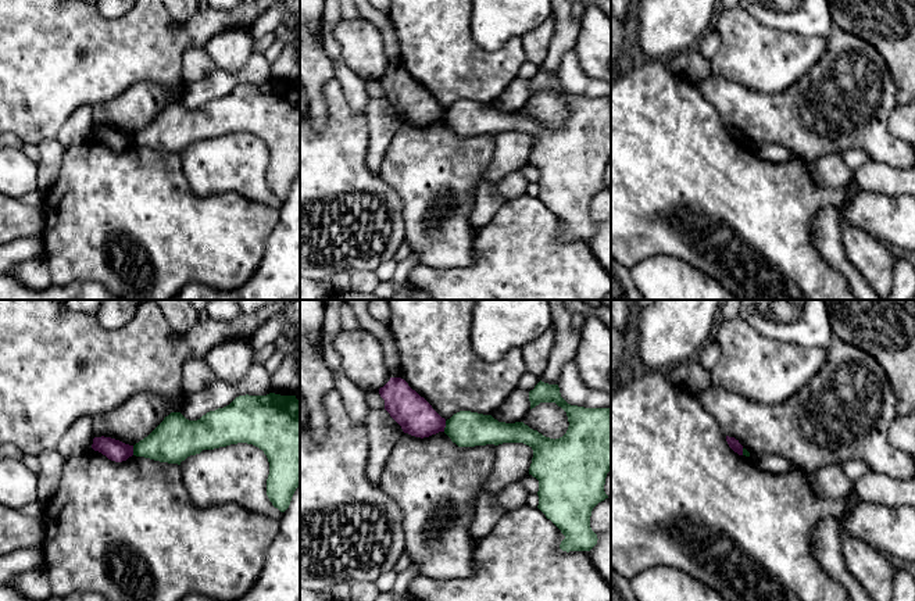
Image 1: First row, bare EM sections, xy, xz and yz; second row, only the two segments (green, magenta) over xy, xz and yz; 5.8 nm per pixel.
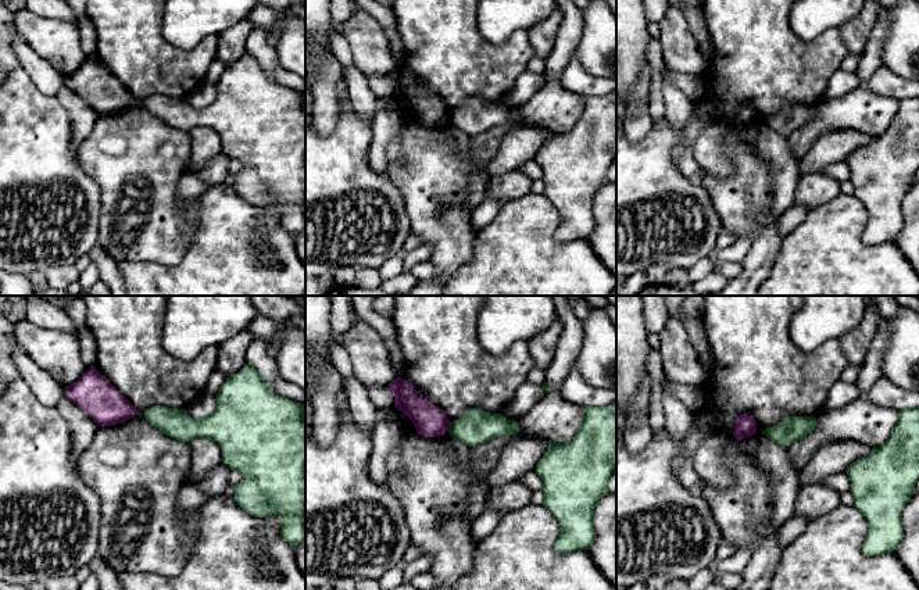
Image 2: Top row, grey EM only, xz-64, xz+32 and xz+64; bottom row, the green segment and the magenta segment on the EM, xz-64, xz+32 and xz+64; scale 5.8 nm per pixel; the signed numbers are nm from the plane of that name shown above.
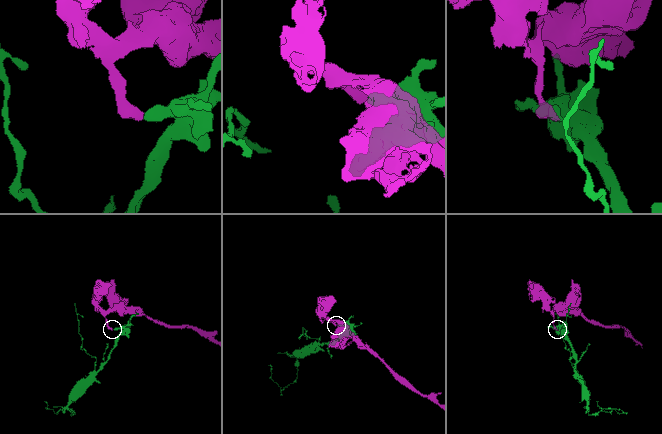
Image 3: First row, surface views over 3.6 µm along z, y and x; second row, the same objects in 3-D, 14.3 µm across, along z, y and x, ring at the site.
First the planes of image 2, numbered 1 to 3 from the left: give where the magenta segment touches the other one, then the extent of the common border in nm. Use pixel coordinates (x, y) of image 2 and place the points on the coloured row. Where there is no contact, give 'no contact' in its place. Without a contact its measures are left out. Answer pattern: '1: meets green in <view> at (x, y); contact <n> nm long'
1: no contact
2: meets green in xz+32 at (450, 426); contact 60 nm long
3: no contact

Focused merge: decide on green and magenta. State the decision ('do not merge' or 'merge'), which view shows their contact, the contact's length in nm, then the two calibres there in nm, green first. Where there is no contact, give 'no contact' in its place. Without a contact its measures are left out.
do not merge; meets green in xz; contact 70 nm long; 200 nm thick on the green side, 220 nm on the other

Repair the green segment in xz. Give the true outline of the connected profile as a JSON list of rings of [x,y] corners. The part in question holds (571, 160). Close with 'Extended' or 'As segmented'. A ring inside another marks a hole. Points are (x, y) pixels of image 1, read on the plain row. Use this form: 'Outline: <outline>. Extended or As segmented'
Outline: [[[539,71],[529,81],[530,99],[540,92],[555,92],[568,105],[568,119],[560,128],[550,128],[530,118],[523,111],[498,111],[492,104],[460,100],[446,110],[444,122],[458,136],[523,132],[533,139],[529,164],[539,169],[537,197],[565,225],[562,240],[590,240],[597,233],[597,223],[590,217],[593,197],[608,187],[604,180],[607,162],[611,160],[611,97],[585,97],[568,93],[558,74]]]. As segmented

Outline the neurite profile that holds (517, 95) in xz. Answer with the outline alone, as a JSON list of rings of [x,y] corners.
[[[517,78],[492,105],[498,111],[515,112],[521,111],[529,100],[529,81]]]

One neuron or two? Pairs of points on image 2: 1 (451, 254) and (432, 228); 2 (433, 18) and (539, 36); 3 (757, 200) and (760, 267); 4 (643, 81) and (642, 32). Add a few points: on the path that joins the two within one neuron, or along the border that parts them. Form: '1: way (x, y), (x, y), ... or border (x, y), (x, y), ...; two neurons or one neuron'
1: way (451, 247), (439, 235); one neuron
2: border (526, 32), (535, 54); two neurons
3: way (757, 217), (760, 250); one neuron
4: border (648, 64), (630, 90); two neurons

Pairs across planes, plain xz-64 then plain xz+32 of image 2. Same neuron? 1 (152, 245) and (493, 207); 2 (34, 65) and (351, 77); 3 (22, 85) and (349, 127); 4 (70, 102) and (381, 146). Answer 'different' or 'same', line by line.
1: different
2: same
3: same
4: same

